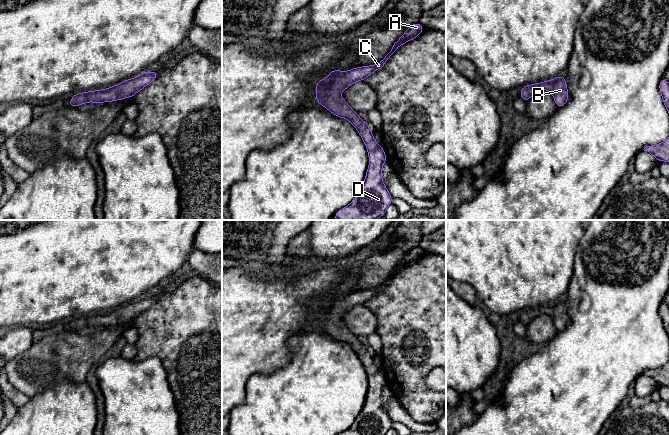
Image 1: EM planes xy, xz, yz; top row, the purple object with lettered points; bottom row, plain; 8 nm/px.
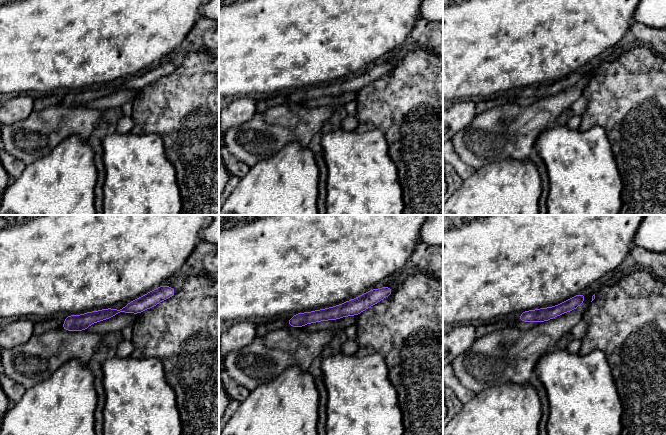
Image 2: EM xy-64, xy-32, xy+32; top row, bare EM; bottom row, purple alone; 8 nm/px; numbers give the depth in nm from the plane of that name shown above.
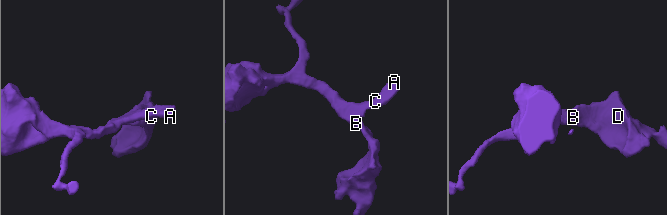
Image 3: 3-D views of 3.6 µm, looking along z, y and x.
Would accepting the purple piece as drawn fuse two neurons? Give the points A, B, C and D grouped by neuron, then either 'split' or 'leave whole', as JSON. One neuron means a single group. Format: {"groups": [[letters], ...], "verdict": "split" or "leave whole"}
{"groups": [["A", "B", "C", "D"]], "verdict": "leave whole"}

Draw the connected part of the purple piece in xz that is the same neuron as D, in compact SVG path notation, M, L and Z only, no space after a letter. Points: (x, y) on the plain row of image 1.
M416 246L403 257L380 286L344 296L336 293L329 296L327 302L322 302L316 307L316 327L321 328L333 339L350 345L361 360L369 381L369 390L362 411L353 425L339 435L386 435L393 423L388 412L383 408L382 402L383 388L387 386L385 374L374 364L369 349L349 330L340 317L353 307L364 305L372 297L381 293L399 271L415 263L424 253L422 248Z

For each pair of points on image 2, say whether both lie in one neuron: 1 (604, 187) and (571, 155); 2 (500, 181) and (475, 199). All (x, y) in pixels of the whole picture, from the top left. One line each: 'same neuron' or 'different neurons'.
1: same neuron
2: same neuron

